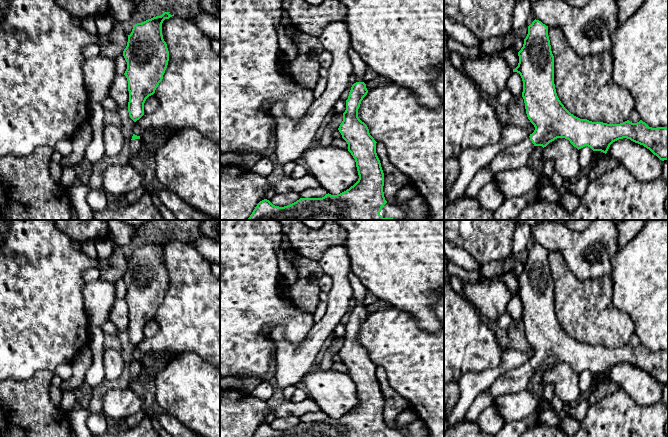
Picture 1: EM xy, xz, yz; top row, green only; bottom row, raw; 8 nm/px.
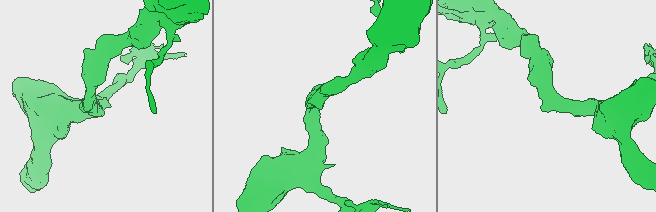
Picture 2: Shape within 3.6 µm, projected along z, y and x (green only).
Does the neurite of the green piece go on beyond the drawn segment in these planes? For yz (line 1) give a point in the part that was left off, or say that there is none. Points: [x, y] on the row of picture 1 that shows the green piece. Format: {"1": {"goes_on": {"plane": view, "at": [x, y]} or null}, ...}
{"1": {"goes_on": {"plane": "yz", "at": [515, 156]}}}

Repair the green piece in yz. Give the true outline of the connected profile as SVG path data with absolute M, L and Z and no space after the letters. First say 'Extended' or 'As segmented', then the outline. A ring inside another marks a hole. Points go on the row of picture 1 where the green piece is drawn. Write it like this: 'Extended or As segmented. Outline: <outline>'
Extended. Outline: M534 20L528 26L528 34L524 44L518 52L519 63L513 72L520 74L523 81L522 97L525 103L526 114L535 130L523 141L510 145L500 151L487 167L495 175L504 170L514 170L526 166L536 146L546 147L557 138L565 138L578 150L588 146L593 151L607 153L610 145L623 138L643 145L649 149L660 160L668 159L668 127L649 127L640 120L632 123L629 120L620 124L607 124L603 122L592 122L587 119L580 119L571 114L559 100L554 84L554 56L551 51L548 36L548 26L539 20Z

